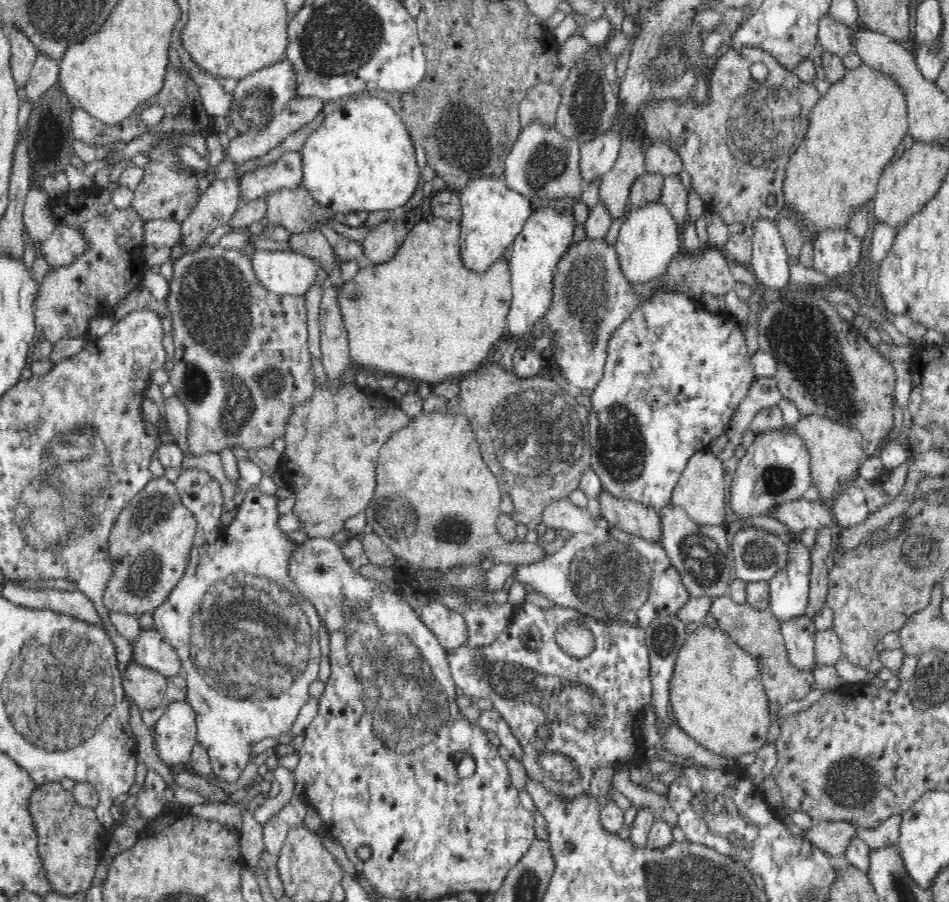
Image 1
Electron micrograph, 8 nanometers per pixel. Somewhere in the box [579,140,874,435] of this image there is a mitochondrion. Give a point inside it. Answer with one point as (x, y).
(808, 348)

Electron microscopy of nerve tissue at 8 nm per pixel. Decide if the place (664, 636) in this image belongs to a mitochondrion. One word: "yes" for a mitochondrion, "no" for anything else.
yes

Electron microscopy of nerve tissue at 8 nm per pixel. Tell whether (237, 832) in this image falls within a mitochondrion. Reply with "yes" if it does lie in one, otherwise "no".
no

